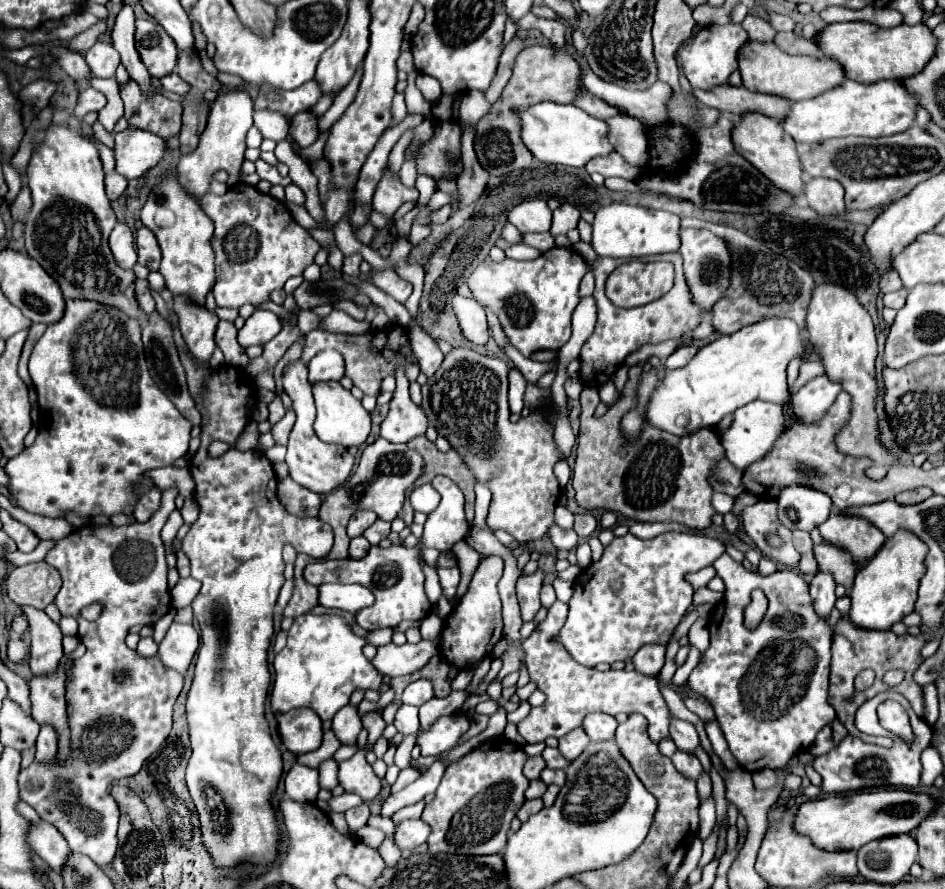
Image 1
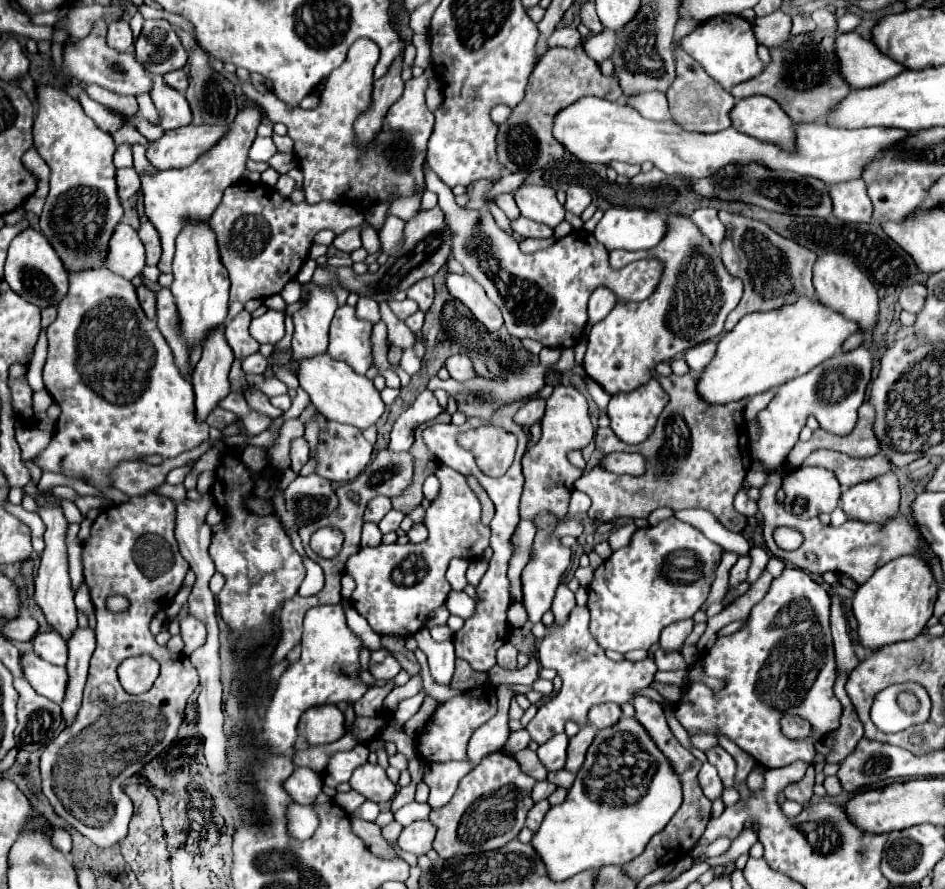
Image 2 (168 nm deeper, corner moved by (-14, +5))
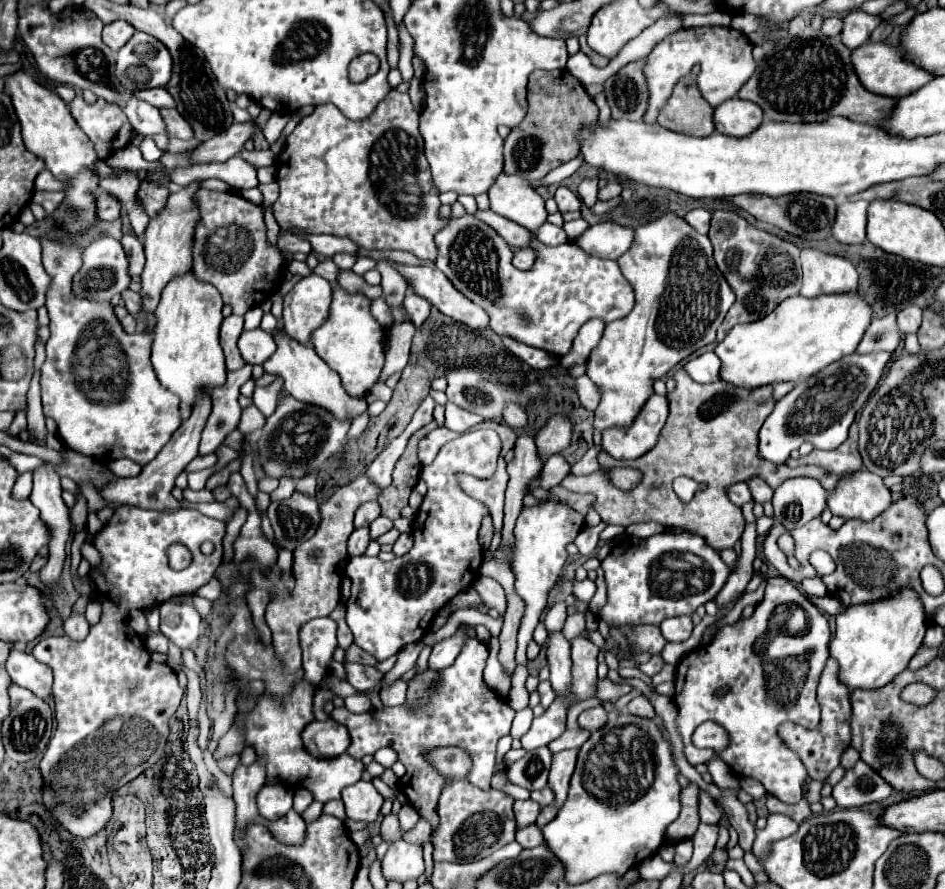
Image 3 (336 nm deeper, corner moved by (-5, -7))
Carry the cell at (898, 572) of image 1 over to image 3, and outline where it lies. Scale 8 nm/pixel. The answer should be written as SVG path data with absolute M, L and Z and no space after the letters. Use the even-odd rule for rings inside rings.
M899 591L893 599L847 607L837 615L837 633L831 641L831 657L839 663L839 681L855 689L877 689L891 683L921 647L927 623L915 591Z

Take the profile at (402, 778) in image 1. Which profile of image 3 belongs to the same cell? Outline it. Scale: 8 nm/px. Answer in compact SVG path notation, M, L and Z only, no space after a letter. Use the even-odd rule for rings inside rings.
M393 813L387 815L387 817L383 819L383 823L381 823L381 837L383 837L383 841L385 841L385 843L393 843L393 841L397 841L401 835L403 835L403 833L401 833L397 815L393 815Z

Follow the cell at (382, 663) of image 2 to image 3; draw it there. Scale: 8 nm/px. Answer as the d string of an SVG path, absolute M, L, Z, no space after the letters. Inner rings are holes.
M347 663L345 671L347 671L347 681L357 691L367 691L381 681L381 673L375 667L367 667L367 665L359 665L359 663Z

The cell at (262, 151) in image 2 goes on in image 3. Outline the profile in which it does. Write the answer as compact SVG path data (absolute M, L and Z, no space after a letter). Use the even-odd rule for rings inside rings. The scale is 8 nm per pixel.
M243 149L239 155L241 155L245 161L249 161L251 165L255 165L257 169L275 163L275 153L273 153L271 149L267 149L267 151L245 151L245 149Z

